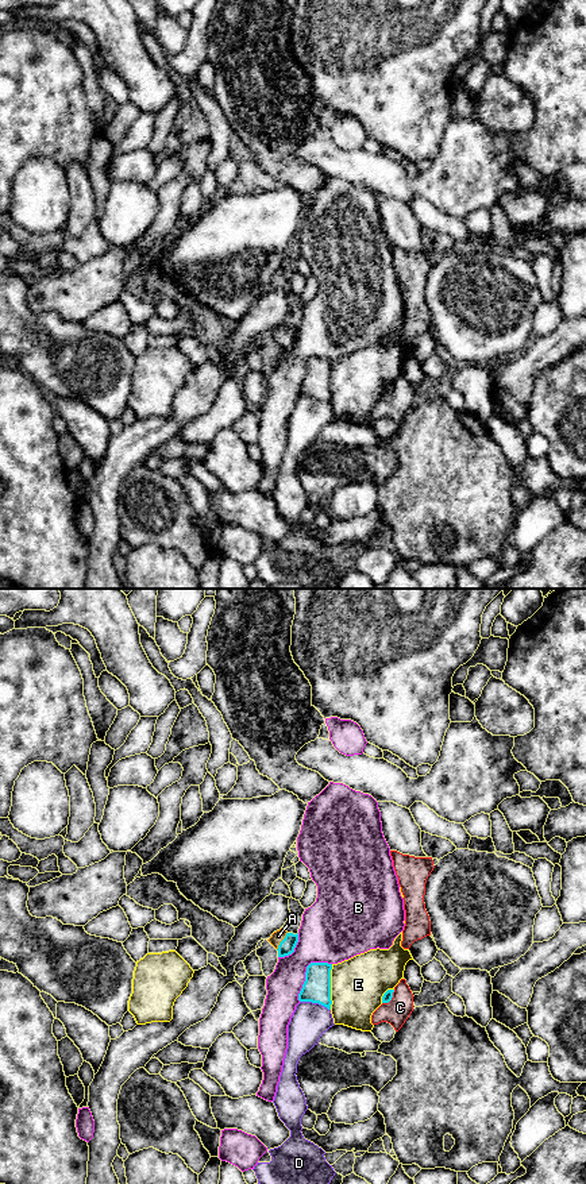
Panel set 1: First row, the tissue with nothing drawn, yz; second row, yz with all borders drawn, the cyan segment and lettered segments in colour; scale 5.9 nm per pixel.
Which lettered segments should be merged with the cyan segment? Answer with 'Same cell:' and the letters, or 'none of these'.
Same cell: A

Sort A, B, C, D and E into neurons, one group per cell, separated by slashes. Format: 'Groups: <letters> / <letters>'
Groups: A / B / C / D / E

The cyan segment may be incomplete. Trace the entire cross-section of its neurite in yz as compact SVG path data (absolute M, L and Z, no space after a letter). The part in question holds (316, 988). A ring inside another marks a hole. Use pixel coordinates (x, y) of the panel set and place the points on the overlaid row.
M311 963L307 967L305 981L298 994L298 1000L319 1003L331 1010L331 969L332 964Z

